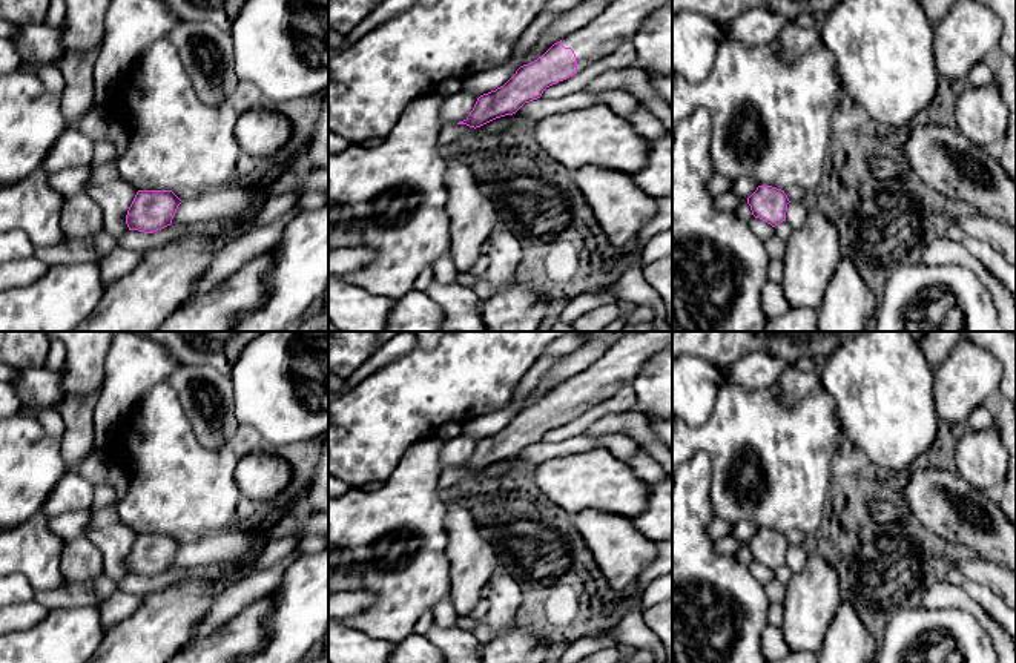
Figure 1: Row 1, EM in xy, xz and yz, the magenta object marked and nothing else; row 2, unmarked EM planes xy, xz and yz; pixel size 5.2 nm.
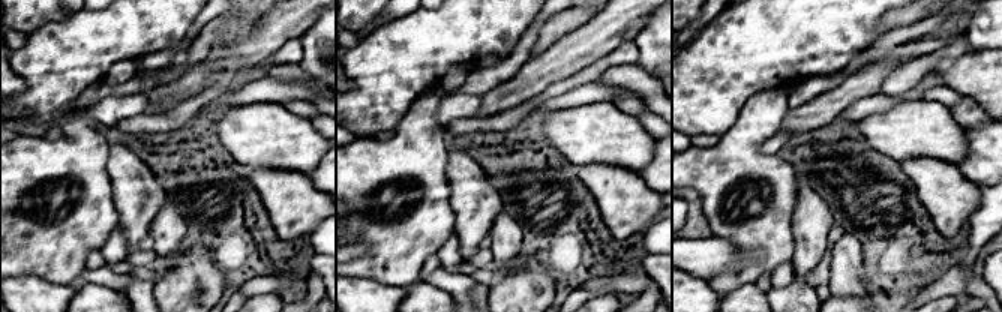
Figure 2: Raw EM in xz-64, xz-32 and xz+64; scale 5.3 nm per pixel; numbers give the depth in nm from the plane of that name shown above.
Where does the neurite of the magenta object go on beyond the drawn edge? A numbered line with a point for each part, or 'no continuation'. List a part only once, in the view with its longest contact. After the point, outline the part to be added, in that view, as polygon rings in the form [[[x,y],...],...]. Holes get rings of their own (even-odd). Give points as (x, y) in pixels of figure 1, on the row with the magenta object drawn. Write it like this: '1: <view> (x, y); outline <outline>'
no continuation

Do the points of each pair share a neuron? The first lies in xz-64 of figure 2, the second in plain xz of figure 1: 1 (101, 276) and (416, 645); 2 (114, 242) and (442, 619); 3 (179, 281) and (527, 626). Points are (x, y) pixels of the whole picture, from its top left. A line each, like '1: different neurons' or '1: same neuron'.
1: different neurons
2: same neuron
3: same neuron

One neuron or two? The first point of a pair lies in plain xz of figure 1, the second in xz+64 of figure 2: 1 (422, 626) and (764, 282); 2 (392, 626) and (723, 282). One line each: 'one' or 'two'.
1: one
2: one

